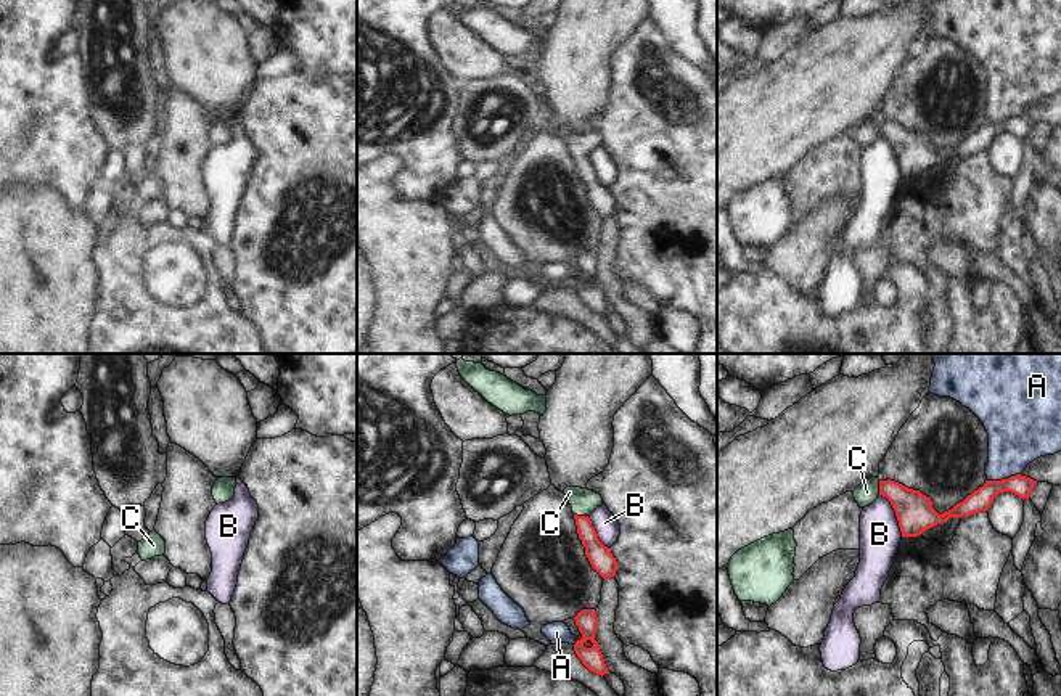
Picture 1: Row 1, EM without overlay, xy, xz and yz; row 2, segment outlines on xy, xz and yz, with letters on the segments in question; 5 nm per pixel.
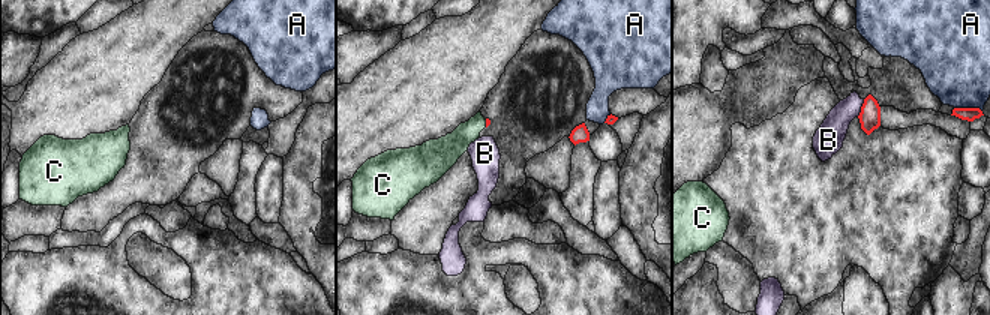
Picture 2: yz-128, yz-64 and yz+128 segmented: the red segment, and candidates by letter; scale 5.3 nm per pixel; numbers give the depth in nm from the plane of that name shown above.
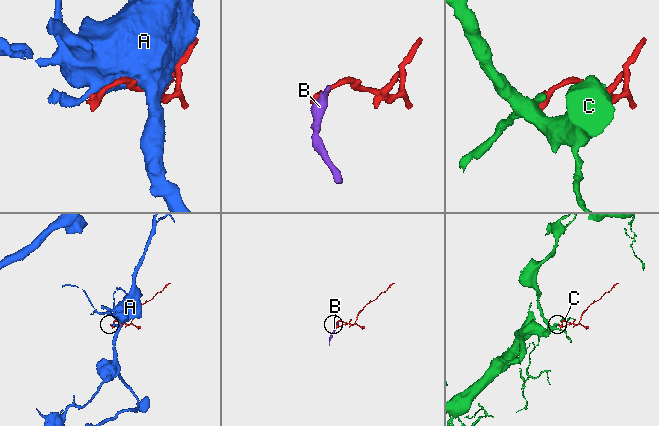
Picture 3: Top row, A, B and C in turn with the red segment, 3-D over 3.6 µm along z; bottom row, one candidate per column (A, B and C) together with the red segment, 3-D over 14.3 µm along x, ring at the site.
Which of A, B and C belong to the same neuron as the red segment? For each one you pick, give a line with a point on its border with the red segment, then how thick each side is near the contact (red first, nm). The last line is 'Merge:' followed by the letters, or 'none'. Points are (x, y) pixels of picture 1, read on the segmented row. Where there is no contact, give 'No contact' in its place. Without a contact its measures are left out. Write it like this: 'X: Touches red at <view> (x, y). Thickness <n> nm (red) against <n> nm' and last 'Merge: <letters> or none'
C: Touches red at xz (581, 516). Thickness 120 nm (red) against 140 nm
Merge: C

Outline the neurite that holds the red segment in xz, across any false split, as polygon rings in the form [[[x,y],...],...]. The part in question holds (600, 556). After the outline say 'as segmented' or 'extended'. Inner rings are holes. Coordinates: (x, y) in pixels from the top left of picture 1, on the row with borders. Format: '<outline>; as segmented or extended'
[[[566,487],[564,495],[572,508],[577,534],[585,547],[585,556],[588,558],[592,567],[603,579],[614,577],[617,561],[612,556],[611,548],[600,542],[598,534],[588,518],[598,506],[603,505],[601,495],[580,487]]]; extended

